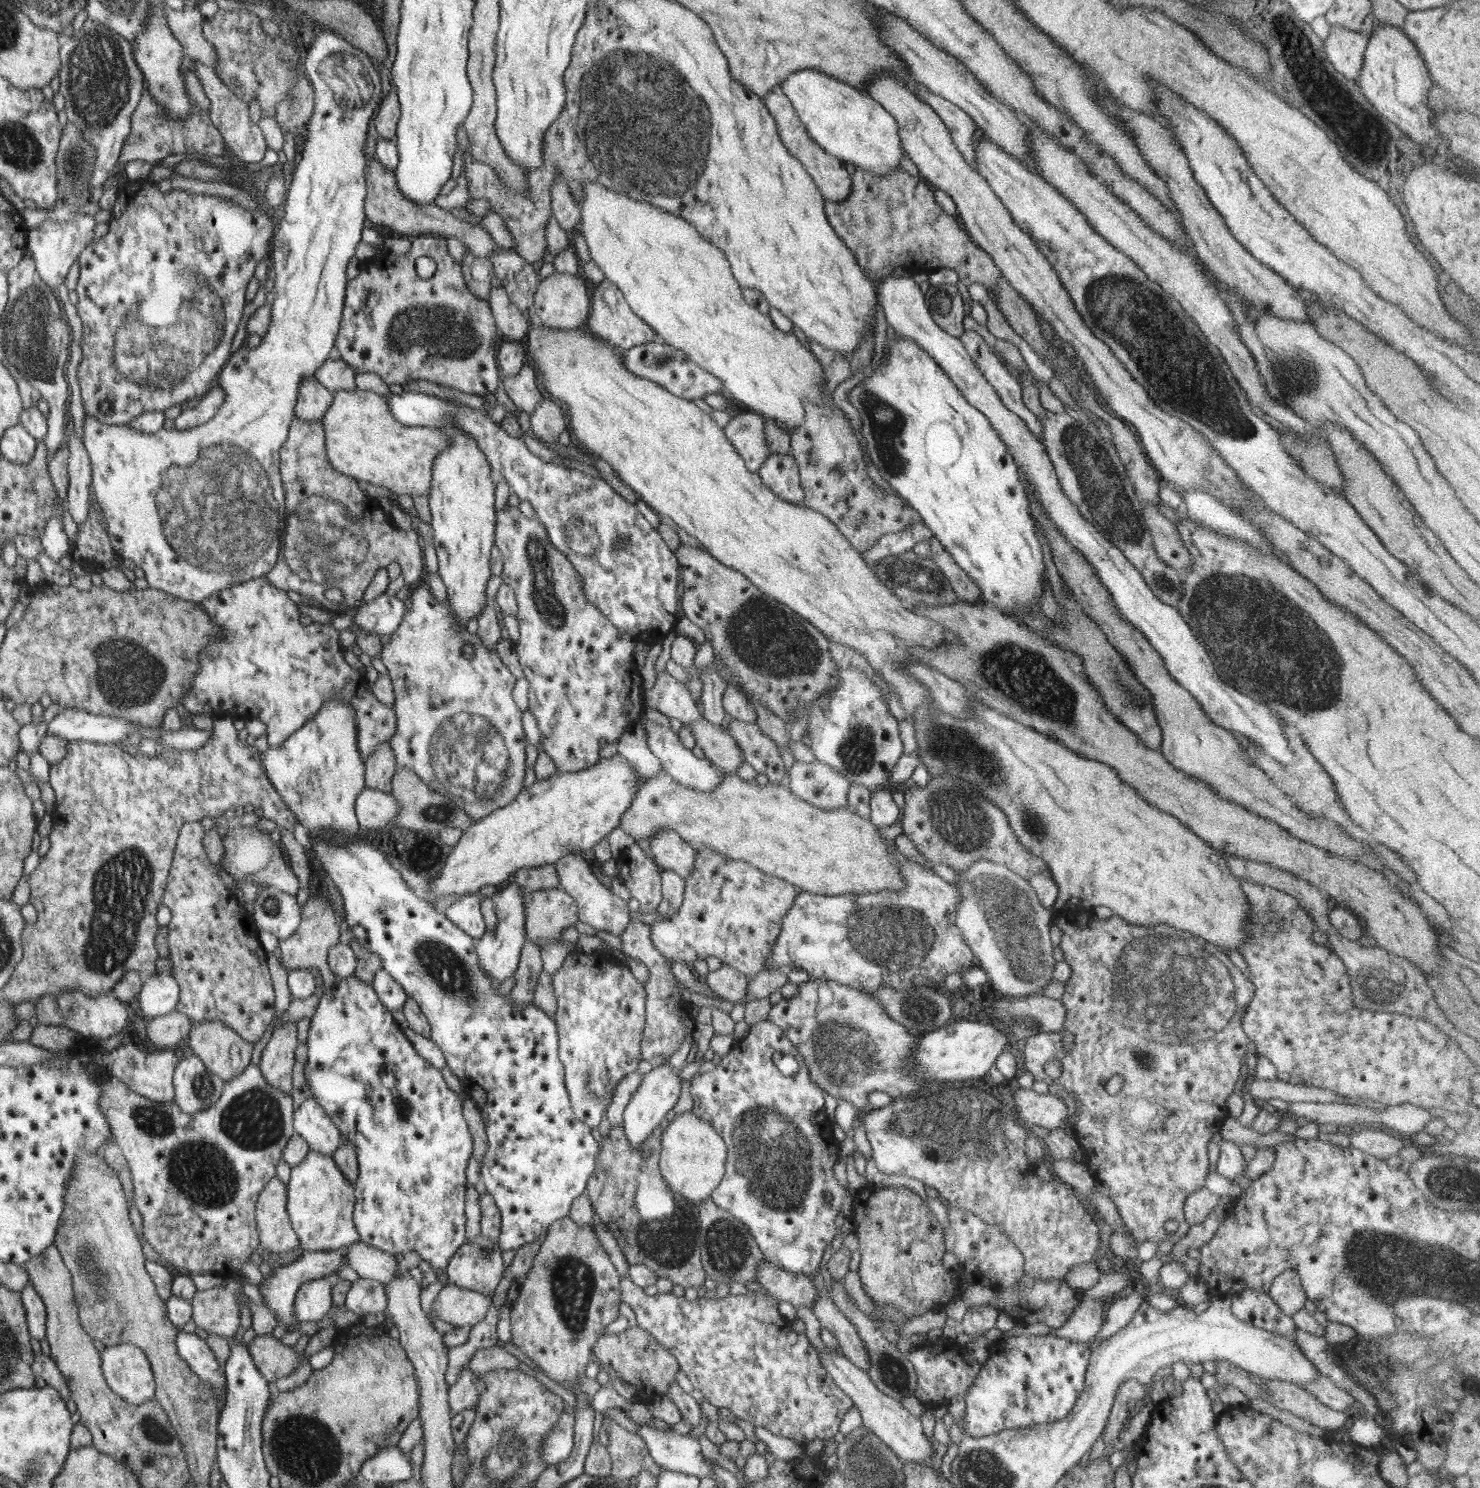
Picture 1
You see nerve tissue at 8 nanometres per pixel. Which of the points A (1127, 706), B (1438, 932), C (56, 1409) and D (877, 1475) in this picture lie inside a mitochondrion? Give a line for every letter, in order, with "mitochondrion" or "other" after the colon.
A: mitochondrion
B: other
C: other
D: mitochondrion

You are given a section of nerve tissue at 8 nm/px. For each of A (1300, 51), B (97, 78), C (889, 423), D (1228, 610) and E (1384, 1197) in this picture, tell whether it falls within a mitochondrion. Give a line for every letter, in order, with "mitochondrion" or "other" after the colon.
A: mitochondrion
B: mitochondrion
C: mitochondrion
D: mitochondrion
E: other

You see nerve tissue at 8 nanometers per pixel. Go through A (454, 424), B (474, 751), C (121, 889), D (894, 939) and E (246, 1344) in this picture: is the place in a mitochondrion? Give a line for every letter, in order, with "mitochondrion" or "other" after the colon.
A: other
B: mitochondrion
C: mitochondrion
D: mitochondrion
E: other

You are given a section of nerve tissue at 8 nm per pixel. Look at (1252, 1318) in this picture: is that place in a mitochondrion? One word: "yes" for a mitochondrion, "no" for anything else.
no

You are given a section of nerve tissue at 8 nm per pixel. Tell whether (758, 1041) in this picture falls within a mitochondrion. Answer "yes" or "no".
no

